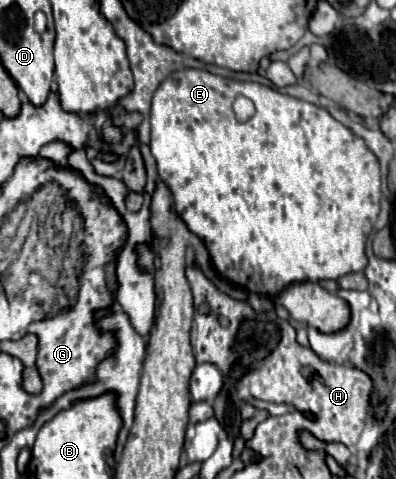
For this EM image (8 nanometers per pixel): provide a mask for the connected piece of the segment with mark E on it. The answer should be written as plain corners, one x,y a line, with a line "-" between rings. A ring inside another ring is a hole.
184,68
178,72
172,72
154,92
150,108
151,141
150,150
156,159
157,171
160,178
168,184
168,188
174,194
174,208
186,222
186,226
202,238
206,244
210,258
220,274
224,274
230,282
246,288
248,292
262,294
266,298
274,298
284,286
292,282
302,280
336,280
350,272
360,272
366,268
366,240
368,234
378,218
380,212
380,164
374,156
374,152
364,144
362,138
352,134
346,126
342,126
338,120
334,120
324,108
314,106
310,102
280,94
268,86
256,84
256,82
236,82
228,80
216,74
210,74
206,70
194,70
-
238,96
246,96
254,102
256,112
246,122
238,122
234,114
234,100

